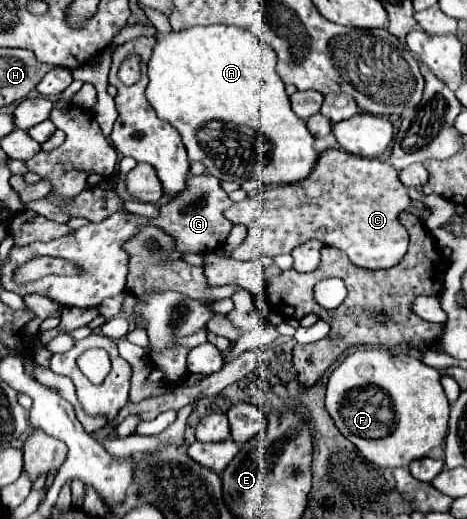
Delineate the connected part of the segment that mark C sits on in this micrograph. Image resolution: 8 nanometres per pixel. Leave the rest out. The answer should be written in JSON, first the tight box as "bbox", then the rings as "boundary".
{"bbox":[224,149,408,269],"boundary":[[[328,149],[308,179],[262,189],[258,195],[234,203],[224,211],[224,217],[248,227],[248,237],[232,251],[238,261],[290,253],[300,243],[318,239],[342,249],[358,267],[388,269],[404,257],[408,247],[408,233],[398,223],[398,213],[406,211],[408,205],[408,191],[388,163]]]}

